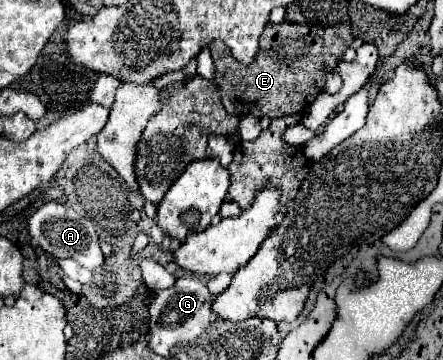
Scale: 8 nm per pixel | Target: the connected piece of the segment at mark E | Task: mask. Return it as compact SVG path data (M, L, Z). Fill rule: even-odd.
M286 20L280 24L268 22L260 36L260 50L250 66L238 64L222 40L210 42L208 48L216 64L214 82L220 86L226 112L236 116L254 114L256 118L278 118L308 108L324 90L326 76L336 68L352 40L354 36L348 22L332 26L302 26Z

